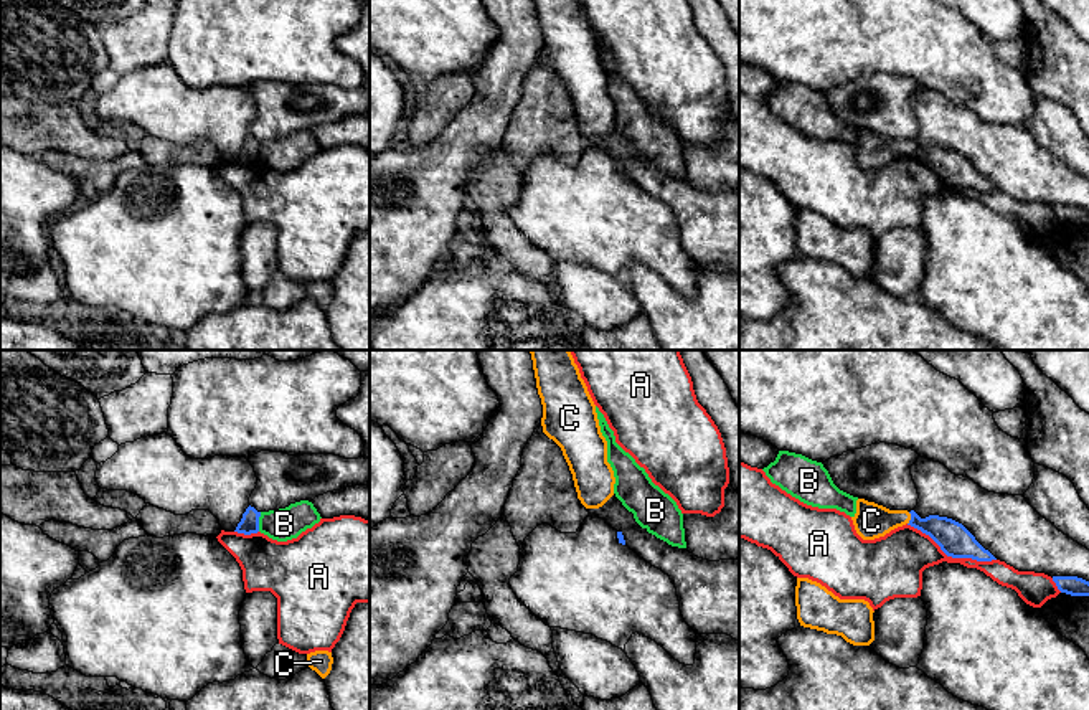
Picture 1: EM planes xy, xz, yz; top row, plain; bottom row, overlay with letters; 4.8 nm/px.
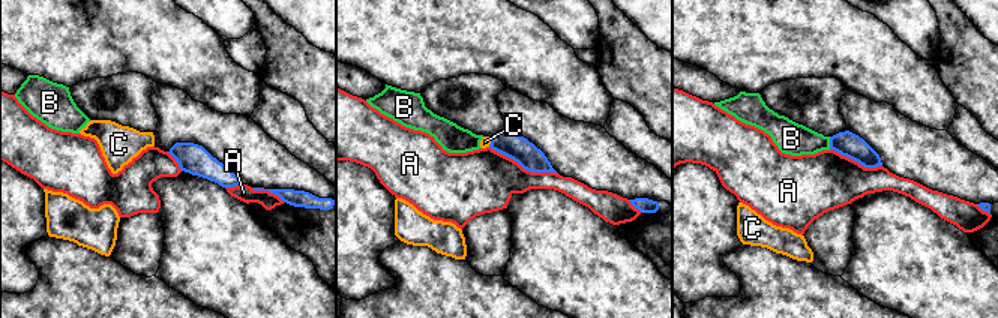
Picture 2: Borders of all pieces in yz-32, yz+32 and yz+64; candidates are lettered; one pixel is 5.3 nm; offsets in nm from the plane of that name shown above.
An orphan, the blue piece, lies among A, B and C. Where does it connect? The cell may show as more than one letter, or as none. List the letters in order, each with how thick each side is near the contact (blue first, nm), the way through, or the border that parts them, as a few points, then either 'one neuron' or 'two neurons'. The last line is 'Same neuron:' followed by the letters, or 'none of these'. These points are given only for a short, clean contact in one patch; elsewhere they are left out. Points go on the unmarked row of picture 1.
A: 160 nm thick on the blue side, 260 nm on the other; two neurons
B: 100 nm thick on the blue side, 160 nm on the other; border along xy (261, 142), (258, 160); two neurons
C: 160 nm thick on the blue side, 170 nm on the other; runs through yz (954, 169), (934, 156), (911, 149), (872, 151); one neuron
Same neuron: C

